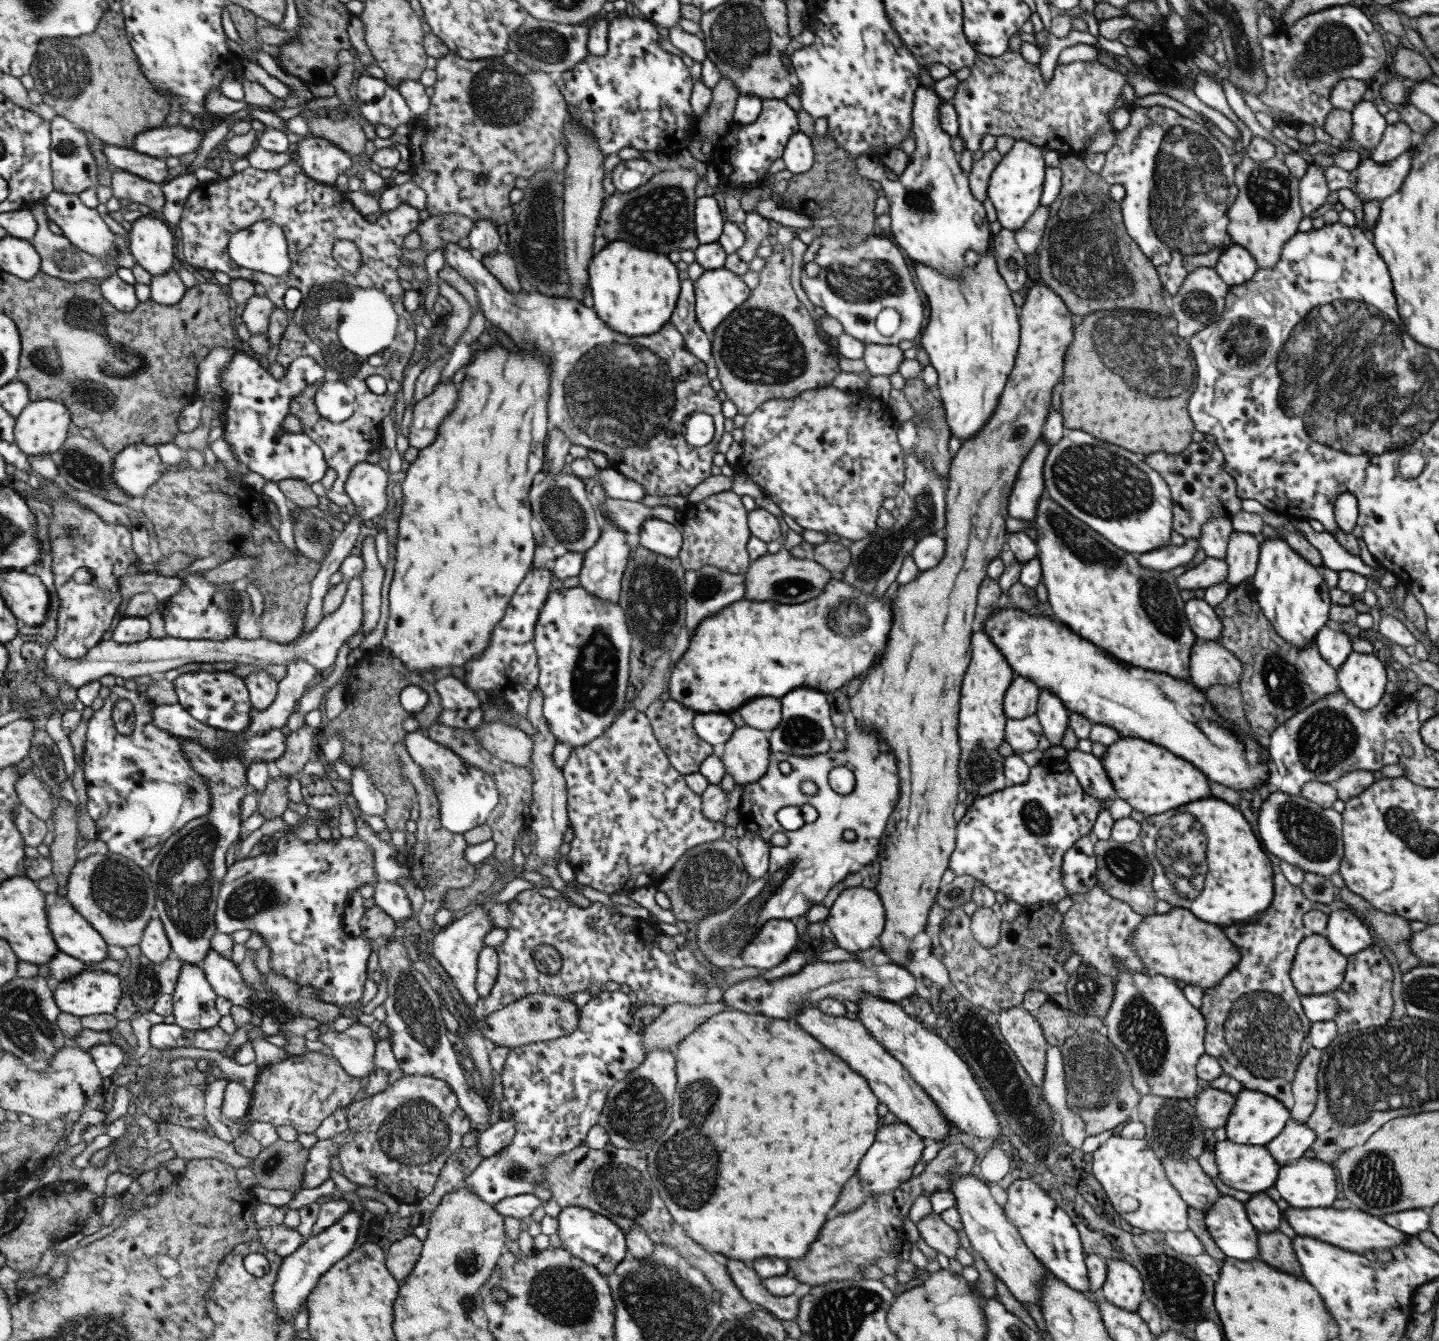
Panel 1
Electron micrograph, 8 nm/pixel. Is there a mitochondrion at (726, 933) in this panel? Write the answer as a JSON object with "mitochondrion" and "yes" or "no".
{"mitochondrion":"yes"}

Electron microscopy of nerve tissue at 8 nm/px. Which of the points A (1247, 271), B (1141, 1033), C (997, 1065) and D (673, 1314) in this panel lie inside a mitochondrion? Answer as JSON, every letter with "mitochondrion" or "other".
{"A":"other","B":"mitochondrion","C":"mitochondrion","D":"mitochondrion"}

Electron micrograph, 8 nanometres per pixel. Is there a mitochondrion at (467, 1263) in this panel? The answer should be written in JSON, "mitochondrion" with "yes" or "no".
{"mitochondrion":"yes"}

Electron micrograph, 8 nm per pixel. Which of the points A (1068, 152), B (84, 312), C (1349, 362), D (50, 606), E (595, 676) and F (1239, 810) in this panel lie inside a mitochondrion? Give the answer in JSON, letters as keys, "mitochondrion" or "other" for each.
{"A":"other","B":"mitochondrion","C":"mitochondrion","D":"other","E":"mitochondrion","F":"other"}

